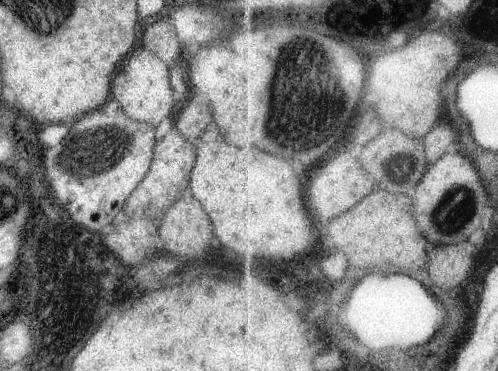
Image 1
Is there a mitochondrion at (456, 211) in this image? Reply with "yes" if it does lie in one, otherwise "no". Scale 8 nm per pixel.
yes

